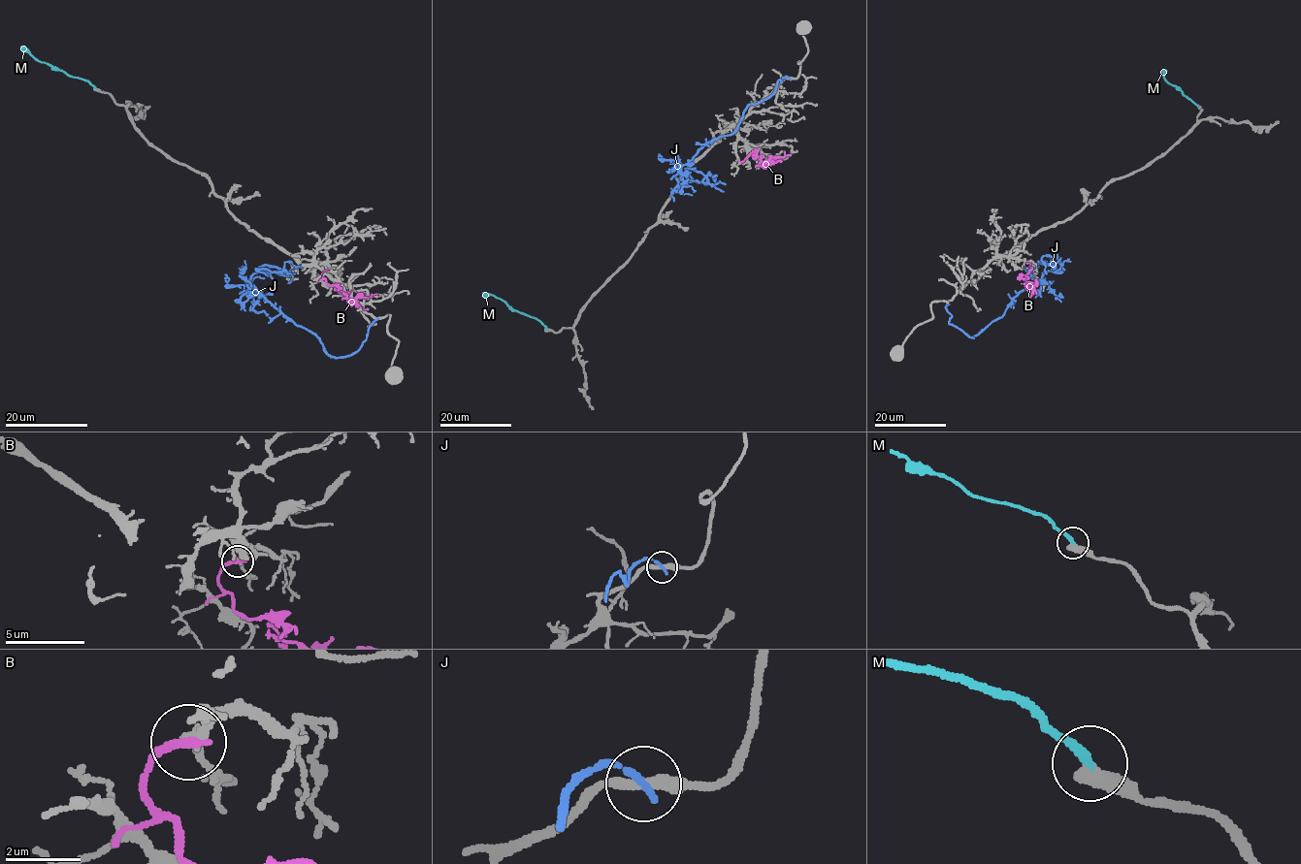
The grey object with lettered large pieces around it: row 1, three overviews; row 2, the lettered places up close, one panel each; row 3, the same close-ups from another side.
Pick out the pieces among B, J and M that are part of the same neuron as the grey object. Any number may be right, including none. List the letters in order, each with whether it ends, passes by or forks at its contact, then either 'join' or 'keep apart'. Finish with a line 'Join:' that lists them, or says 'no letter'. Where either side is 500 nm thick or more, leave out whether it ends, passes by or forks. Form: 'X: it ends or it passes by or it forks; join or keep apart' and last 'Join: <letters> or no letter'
B: it ends; keep apart
J: it ends; keep apart
M: join
Join: M

